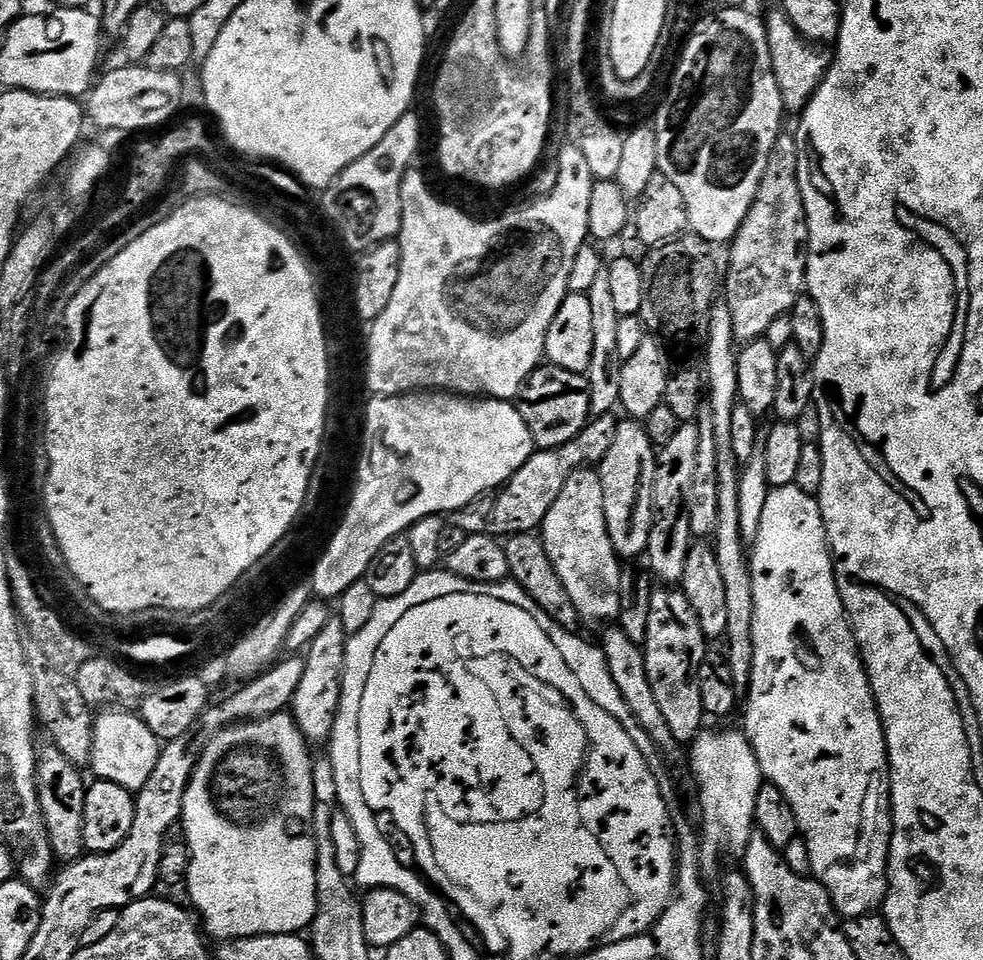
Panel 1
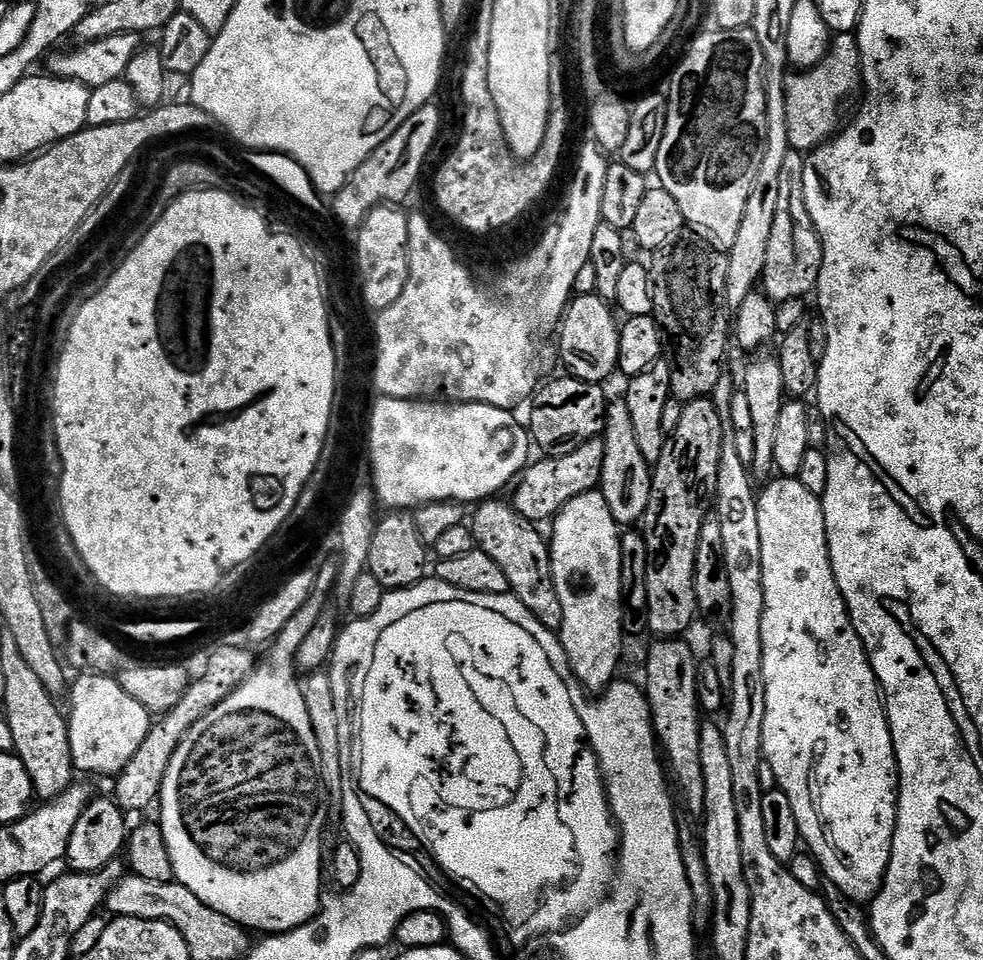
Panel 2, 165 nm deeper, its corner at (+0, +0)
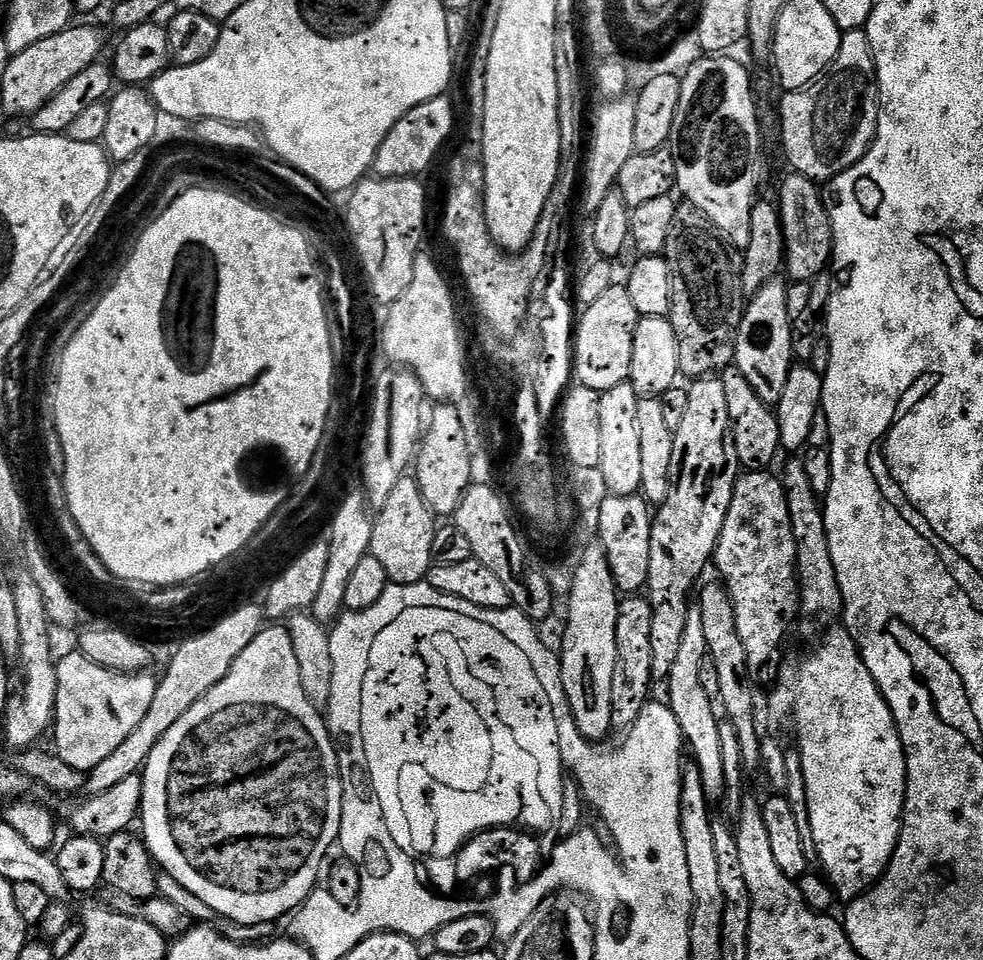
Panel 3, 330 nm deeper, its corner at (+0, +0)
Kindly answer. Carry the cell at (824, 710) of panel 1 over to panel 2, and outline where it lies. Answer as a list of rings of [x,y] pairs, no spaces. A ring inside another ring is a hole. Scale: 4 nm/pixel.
[[[799,478],[769,479],[764,492],[759,493],[758,538],[762,538],[762,590],[764,591],[764,609],[762,610],[762,678],[766,686],[766,718],[762,721],[763,763],[772,771],[775,787],[790,798],[794,809],[794,818],[798,818],[798,830],[803,847],[816,859],[820,871],[827,883],[838,886],[850,899],[857,902],[875,900],[880,885],[884,883],[884,871],[892,857],[892,839],[896,829],[896,803],[900,797],[900,775],[896,769],[896,755],[892,745],[892,735],[888,725],[886,705],[882,699],[882,689],[876,683],[876,675],[868,660],[868,652],[854,630],[848,616],[848,607],[838,590],[834,578],[832,563],[828,557],[828,539],[826,538],[826,518],[821,497],[815,496]]]

